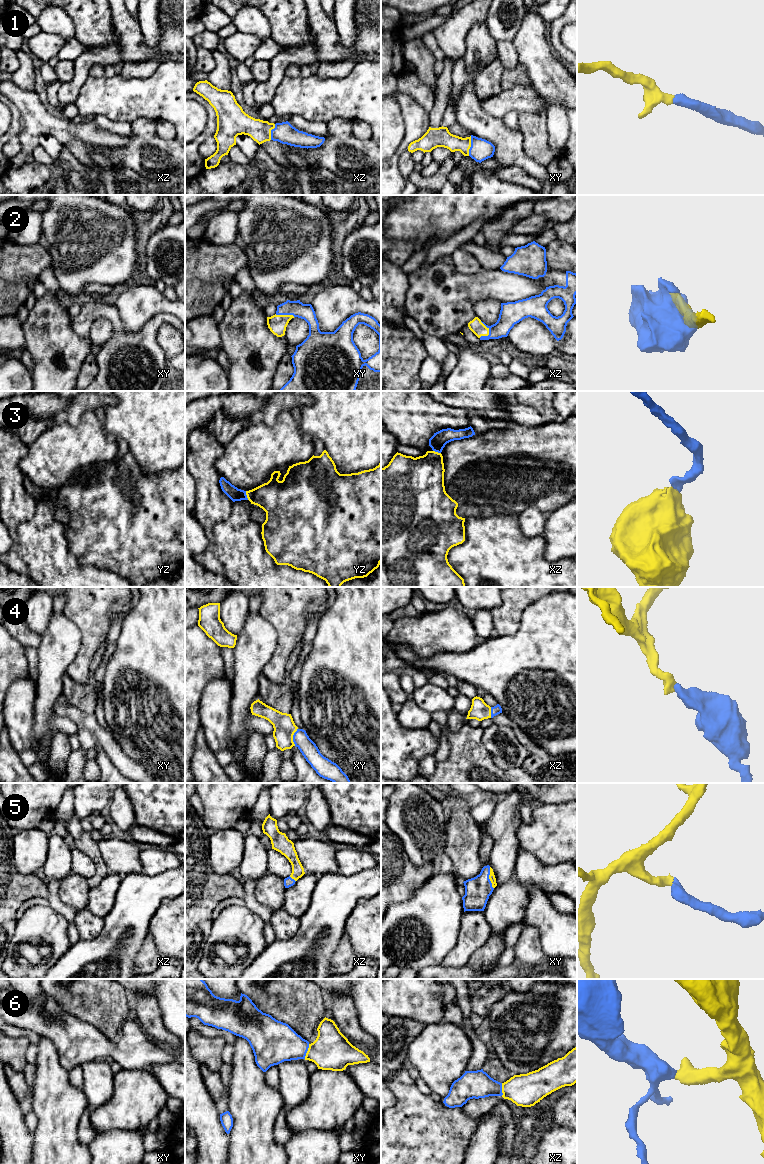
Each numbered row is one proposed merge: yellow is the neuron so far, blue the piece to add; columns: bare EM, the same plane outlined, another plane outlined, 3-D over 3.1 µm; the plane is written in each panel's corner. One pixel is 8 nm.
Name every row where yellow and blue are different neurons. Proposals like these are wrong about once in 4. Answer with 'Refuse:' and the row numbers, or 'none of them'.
Refuse: none of them

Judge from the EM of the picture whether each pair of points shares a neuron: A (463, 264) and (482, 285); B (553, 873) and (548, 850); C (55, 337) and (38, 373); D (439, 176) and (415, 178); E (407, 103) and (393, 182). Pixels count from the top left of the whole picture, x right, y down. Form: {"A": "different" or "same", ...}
{"A": "different", "B": "different", "C": "same", "D": "same", "E": "same"}

